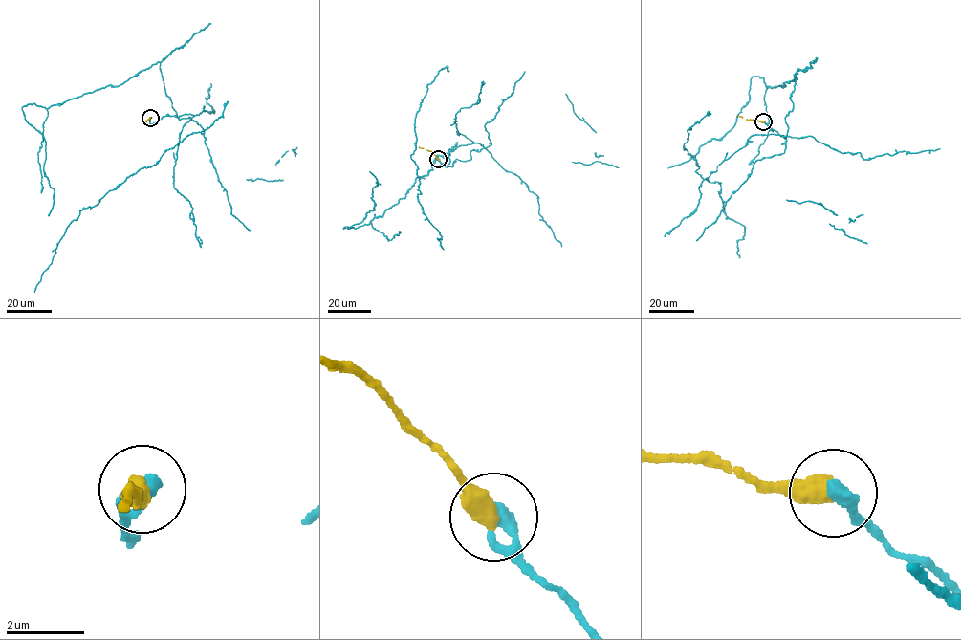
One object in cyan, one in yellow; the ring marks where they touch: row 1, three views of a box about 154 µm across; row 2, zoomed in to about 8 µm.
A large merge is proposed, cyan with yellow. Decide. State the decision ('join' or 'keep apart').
join

